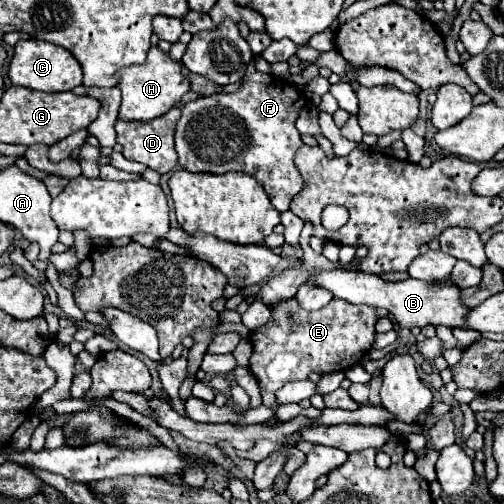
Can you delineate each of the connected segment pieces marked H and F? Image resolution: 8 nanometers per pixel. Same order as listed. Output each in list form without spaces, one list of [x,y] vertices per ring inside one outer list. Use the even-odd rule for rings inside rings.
[[[158,46],[148,50],[146,62],[140,66],[128,66],[118,72],[120,76],[120,90],[122,90],[122,106],[120,118],[124,120],[152,120],[166,114],[174,108],[180,98],[190,90],[190,80],[182,76],[182,64],[174,62],[168,52],[162,52]]]
[[[252,60],[242,78],[242,86],[236,92],[214,94],[208,98],[200,96],[182,108],[182,118],[178,122],[178,132],[176,132],[178,164],[190,172],[212,172],[212,174],[246,172],[264,186],[274,208],[278,212],[286,212],[292,198],[304,186],[300,172],[296,170],[296,164],[294,164],[296,148],[302,144],[300,132],[296,130],[294,122],[298,118],[300,108],[304,108],[304,106],[306,106],[306,98],[300,96],[300,98],[292,100],[292,84],[290,82],[278,80],[268,74],[260,74],[254,68],[254,60]]]

